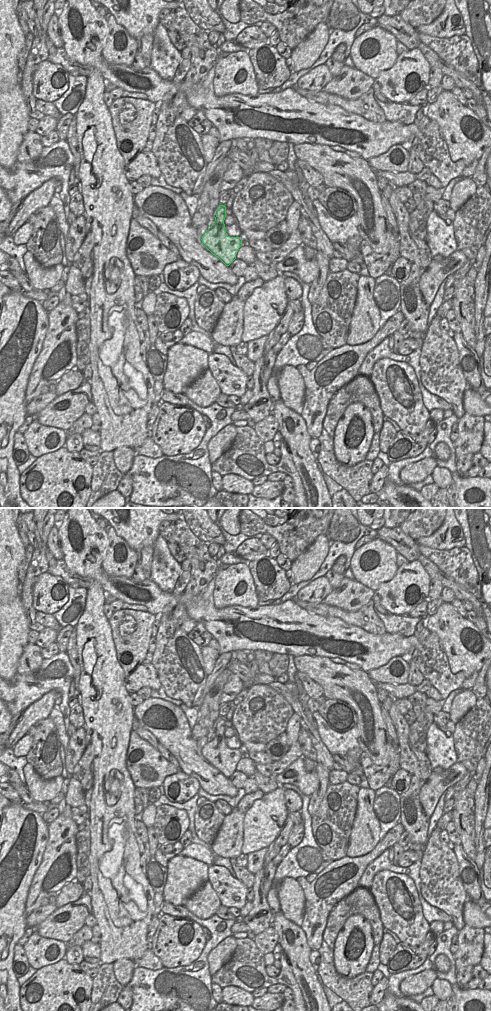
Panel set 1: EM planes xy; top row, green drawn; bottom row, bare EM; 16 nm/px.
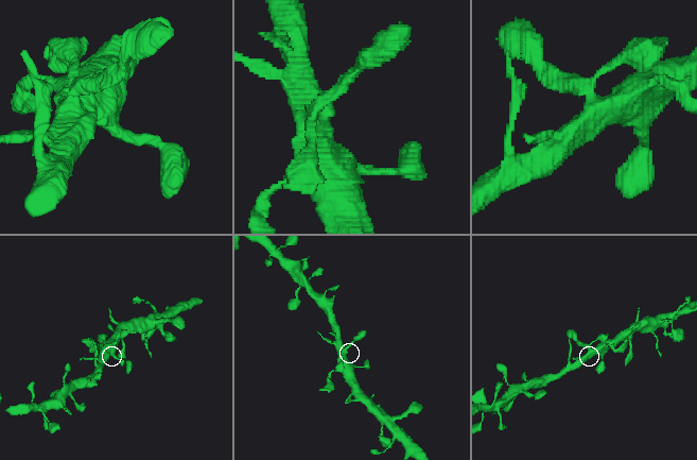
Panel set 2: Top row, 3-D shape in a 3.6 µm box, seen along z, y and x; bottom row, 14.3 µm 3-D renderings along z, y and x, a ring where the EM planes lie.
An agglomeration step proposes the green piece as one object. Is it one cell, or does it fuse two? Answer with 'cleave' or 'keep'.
keep

